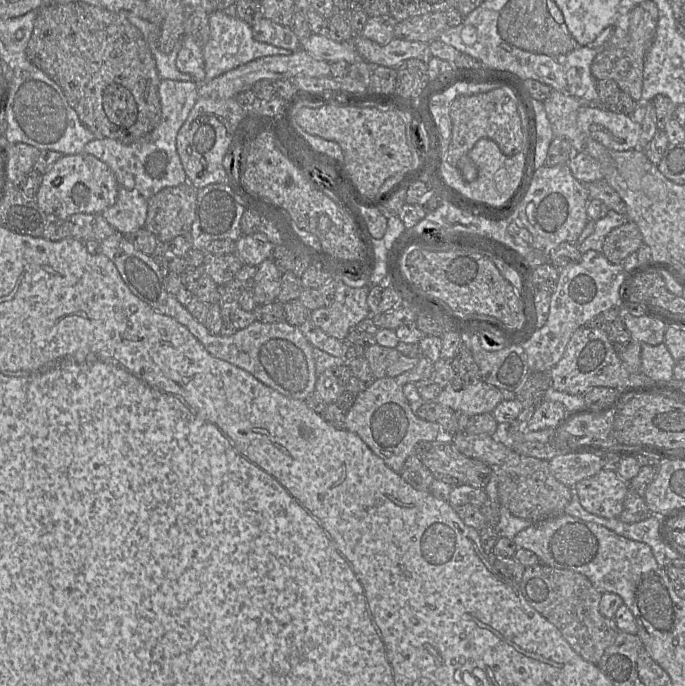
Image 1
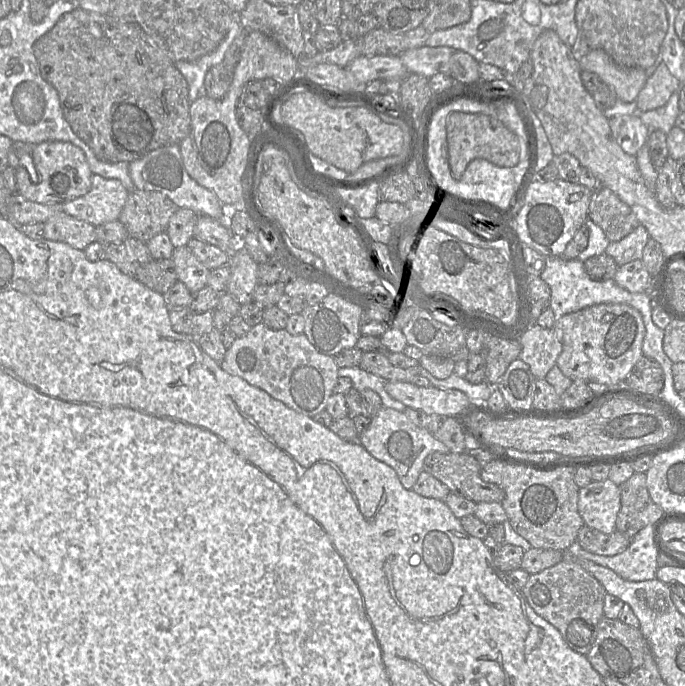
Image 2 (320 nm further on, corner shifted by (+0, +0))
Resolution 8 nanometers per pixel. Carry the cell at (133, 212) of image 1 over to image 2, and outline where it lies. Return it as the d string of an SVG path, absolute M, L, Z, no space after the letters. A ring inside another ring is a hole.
M92 174L92 183L90 190L75 200L61 204L63 212L73 216L76 219L88 222L93 226L103 225L105 223L119 220L120 214L127 202L130 192L117 179L104 178Z

